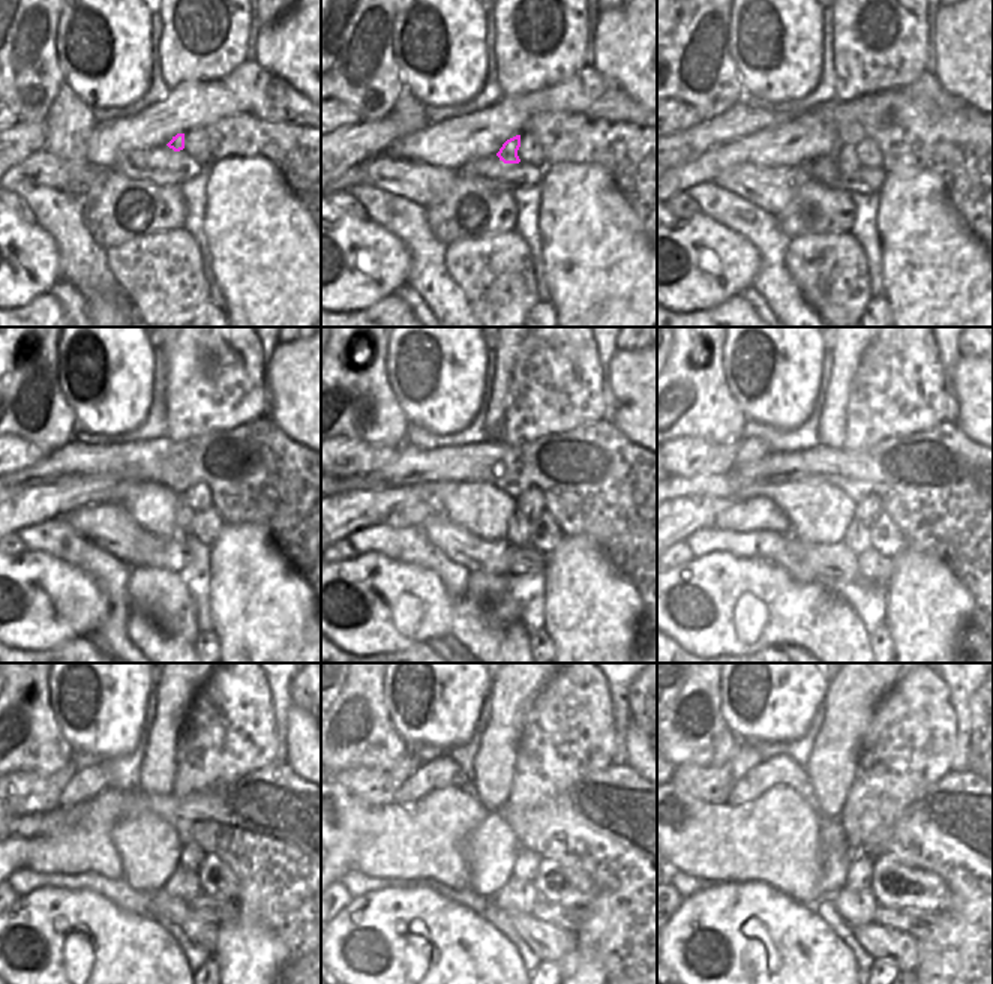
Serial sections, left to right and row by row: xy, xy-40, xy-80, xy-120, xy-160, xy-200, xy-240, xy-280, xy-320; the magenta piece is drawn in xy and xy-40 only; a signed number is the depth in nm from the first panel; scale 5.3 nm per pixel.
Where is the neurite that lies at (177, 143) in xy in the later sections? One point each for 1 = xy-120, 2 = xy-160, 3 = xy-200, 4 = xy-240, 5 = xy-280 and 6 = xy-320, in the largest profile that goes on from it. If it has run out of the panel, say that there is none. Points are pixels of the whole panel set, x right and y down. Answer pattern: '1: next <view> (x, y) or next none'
1: next xy-120 (185, 518)
2: next xy-160 (519, 534)
3: next xy-200 (857, 540)
4: next xy-240 (183, 884)
5: next xy-280 (521, 896)
6: next xy-320 (857, 908)

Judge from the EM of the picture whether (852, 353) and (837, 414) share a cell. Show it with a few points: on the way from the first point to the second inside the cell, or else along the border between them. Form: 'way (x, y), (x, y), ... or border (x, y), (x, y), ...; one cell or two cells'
way (843, 368), (837, 399); one cell

